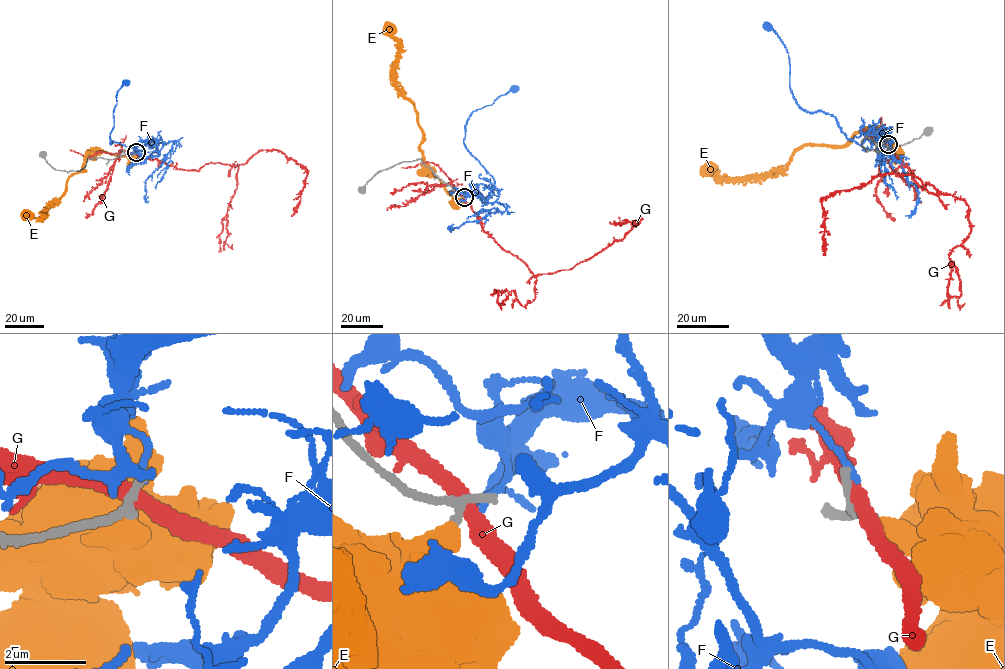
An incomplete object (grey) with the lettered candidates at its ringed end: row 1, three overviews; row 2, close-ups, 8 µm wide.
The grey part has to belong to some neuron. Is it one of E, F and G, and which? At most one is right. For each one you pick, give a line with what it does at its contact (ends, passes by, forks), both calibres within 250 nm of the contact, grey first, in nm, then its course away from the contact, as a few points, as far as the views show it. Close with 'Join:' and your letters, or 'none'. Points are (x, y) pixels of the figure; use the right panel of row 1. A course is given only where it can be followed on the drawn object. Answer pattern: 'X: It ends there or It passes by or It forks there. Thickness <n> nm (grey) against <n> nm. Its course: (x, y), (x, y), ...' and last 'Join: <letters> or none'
Join: none

